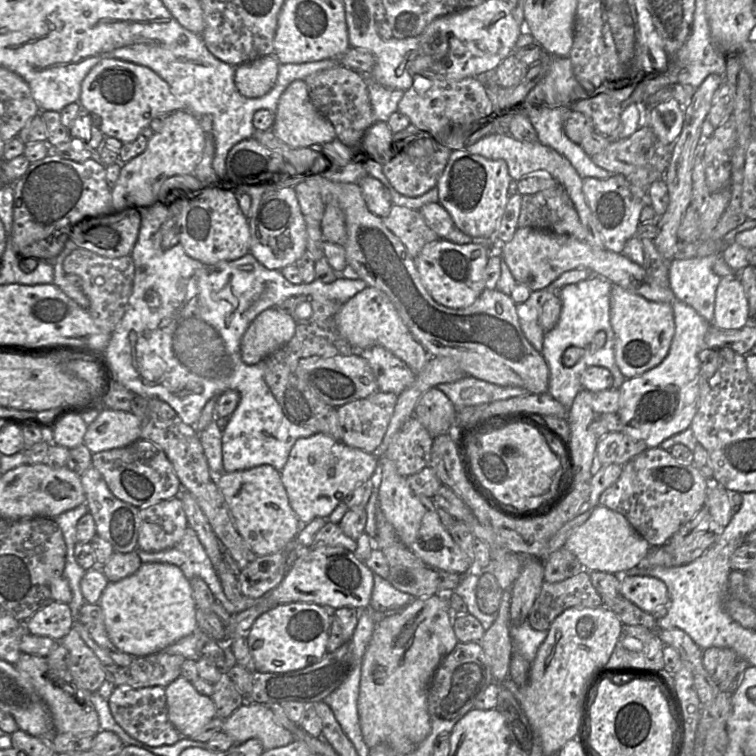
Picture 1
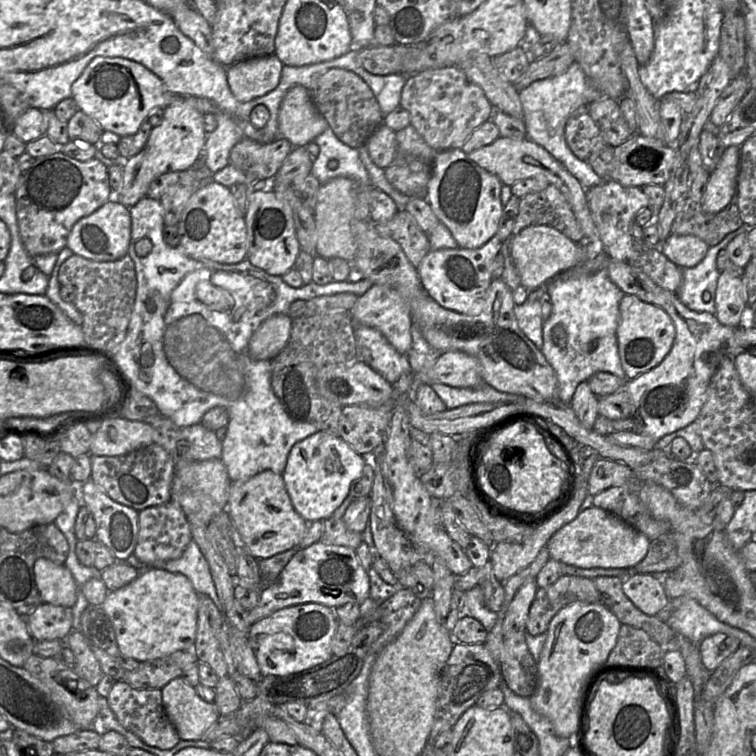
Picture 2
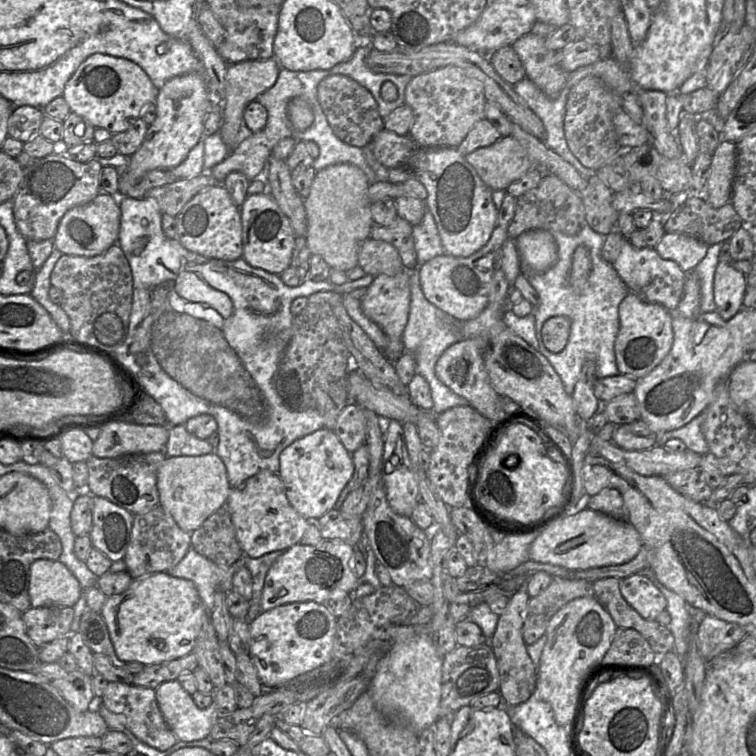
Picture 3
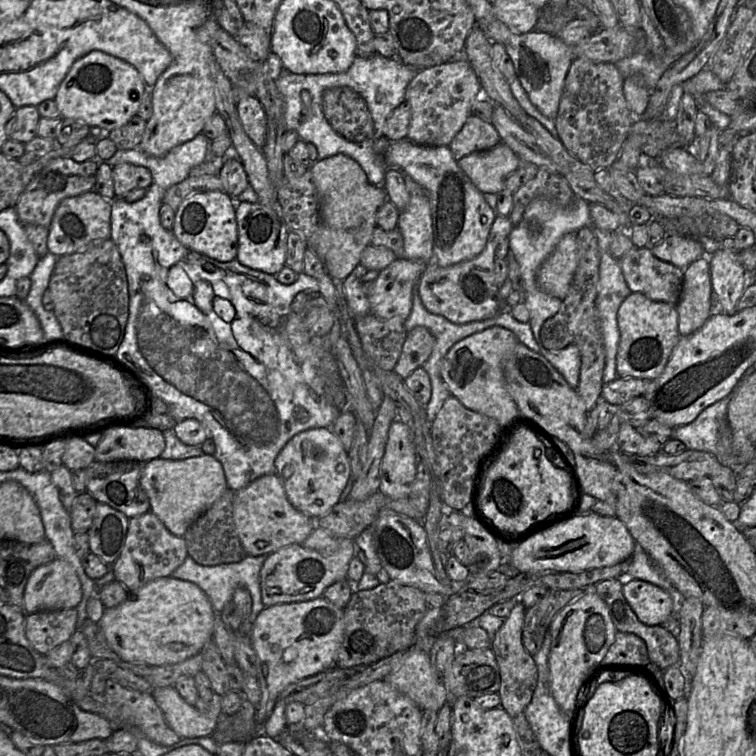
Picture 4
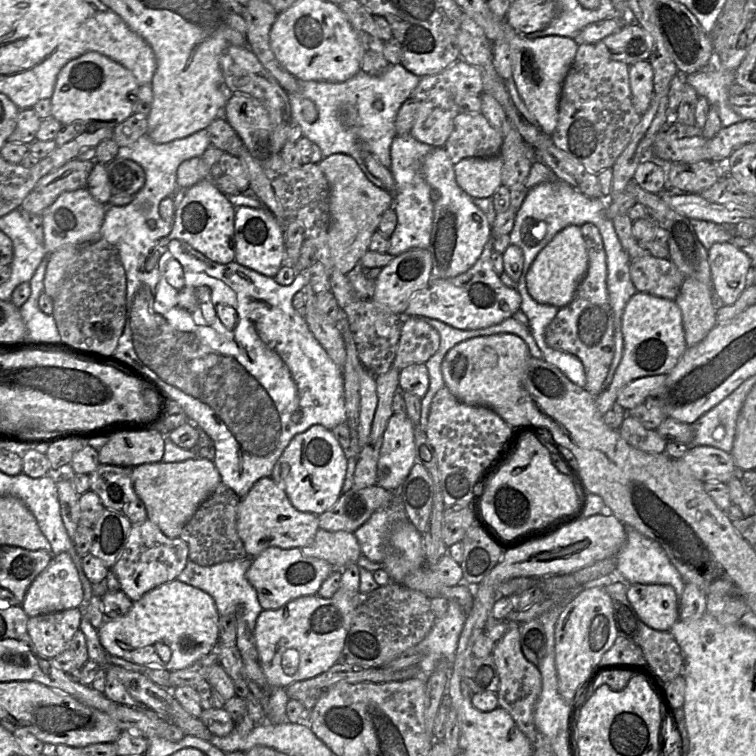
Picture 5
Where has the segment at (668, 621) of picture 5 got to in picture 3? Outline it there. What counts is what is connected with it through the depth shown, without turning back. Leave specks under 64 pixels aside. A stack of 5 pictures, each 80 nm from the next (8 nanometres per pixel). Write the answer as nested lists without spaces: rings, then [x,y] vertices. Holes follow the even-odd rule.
[[[644,574],[620,579],[620,591],[628,604],[646,620],[656,620],[667,607],[663,593]]]

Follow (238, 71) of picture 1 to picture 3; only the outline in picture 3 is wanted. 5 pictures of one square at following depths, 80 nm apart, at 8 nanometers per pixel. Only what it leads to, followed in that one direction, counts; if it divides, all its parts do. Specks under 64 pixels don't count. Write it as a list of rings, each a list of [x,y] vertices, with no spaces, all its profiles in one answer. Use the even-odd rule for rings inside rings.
[[[275,57],[266,60],[247,60],[228,65],[226,75],[226,98],[224,102],[221,103],[223,122],[219,134],[226,144],[229,153],[233,152],[240,142],[251,134],[243,119],[246,106],[274,86],[280,70],[281,66]]]

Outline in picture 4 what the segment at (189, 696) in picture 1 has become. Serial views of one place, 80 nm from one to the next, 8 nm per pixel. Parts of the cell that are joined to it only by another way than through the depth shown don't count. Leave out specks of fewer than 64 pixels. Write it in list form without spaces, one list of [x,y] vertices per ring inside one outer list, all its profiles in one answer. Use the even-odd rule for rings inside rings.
[[[174,686],[158,687],[154,689],[153,696],[162,711],[169,727],[181,739],[207,737],[214,733],[218,719],[222,713],[222,697],[214,692],[211,699],[211,710],[208,713],[200,713],[195,706],[189,705],[179,694]]]

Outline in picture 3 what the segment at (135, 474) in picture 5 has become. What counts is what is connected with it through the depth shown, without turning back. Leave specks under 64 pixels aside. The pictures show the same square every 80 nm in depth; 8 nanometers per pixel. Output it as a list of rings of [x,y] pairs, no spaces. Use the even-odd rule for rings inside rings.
[[[214,452],[200,456],[167,457],[157,470],[156,485],[159,506],[188,533],[199,528],[212,513],[225,505],[231,490],[225,465]]]

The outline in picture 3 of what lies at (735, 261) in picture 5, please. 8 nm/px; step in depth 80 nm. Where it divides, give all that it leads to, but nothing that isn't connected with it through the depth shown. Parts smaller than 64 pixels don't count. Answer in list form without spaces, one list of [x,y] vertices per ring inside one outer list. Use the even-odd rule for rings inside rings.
[[[719,261],[713,281],[716,311],[723,320],[729,320],[743,309],[746,276],[729,263]]]

